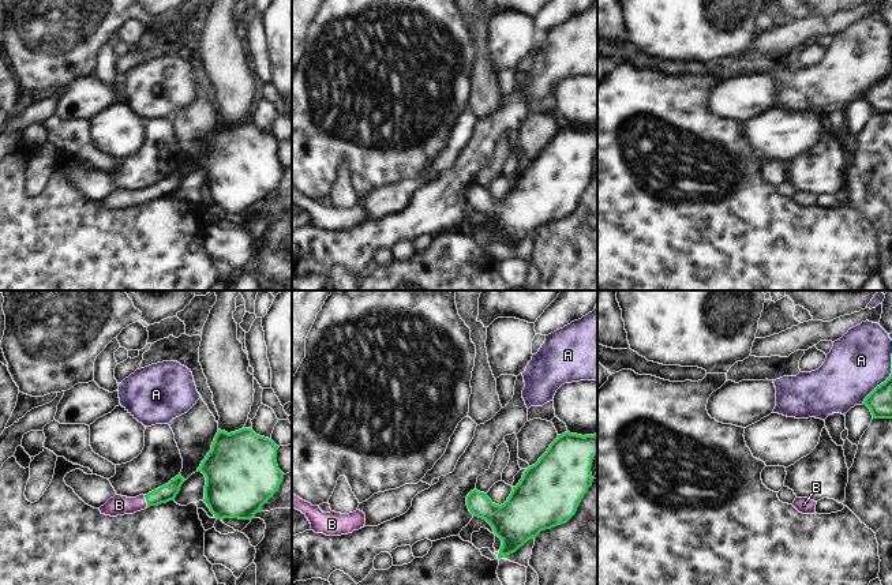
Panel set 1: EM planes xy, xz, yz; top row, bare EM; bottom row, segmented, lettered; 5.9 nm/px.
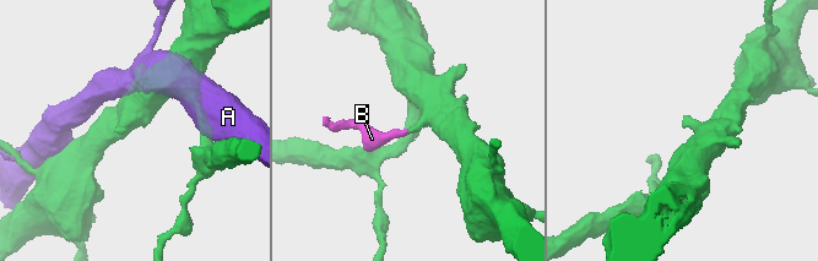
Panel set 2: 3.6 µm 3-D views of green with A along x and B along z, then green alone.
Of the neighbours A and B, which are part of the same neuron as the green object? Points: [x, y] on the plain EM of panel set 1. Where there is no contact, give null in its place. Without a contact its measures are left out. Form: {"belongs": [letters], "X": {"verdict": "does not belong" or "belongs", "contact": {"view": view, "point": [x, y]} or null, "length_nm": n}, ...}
{"belongs": ["B"], "A": {"verdict": "does not belong", "contact": {"view": "yz", "point": [876, 82]}, "length_nm": 260}, "B": {"verdict": "belongs", "contact": {"view": "xy", "point": [146, 195]}, "length_nm": 80}}

